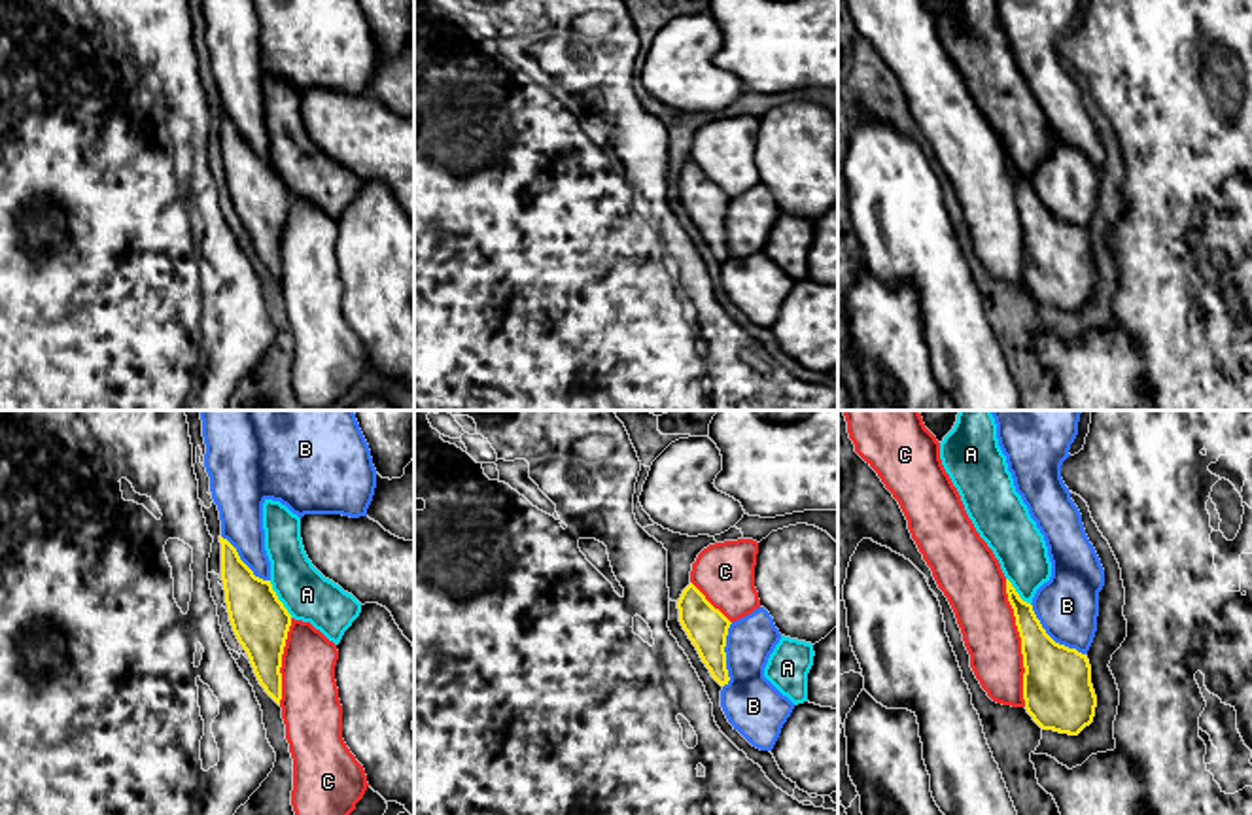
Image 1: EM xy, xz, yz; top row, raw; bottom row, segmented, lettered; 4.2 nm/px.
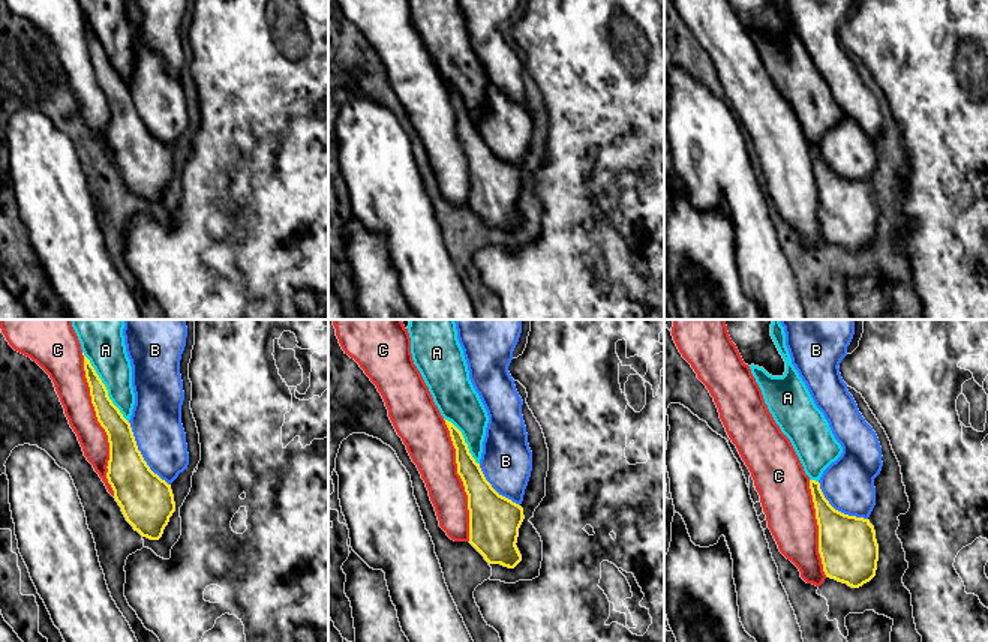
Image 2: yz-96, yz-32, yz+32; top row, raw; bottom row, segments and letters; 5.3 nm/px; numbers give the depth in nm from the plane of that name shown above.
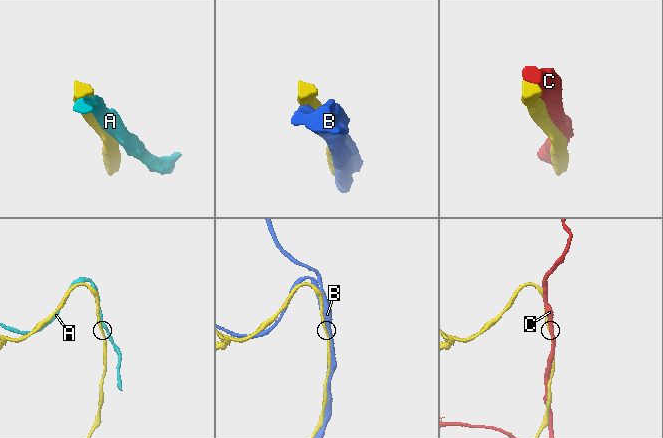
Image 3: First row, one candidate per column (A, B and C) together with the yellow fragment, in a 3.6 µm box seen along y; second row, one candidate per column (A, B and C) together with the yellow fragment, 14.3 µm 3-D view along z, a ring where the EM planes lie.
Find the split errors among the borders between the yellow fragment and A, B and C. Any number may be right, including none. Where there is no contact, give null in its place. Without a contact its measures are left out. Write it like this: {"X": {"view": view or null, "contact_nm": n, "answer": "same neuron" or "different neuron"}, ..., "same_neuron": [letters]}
{"A": {"view": "xy", "contact_nm": 190, "answer": "different neuron"}, "B": {"view": "yz", "contact_nm": 320, "answer": "different neuron"}, "C": {"view": "yz", "contact_nm": 550, "answer": "different neuron"}, "same_neuron": []}

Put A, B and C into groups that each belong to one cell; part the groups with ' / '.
A / B / C

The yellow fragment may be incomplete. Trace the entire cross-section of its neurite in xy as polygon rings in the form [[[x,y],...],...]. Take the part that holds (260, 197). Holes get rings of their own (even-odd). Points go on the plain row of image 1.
[[[221,112],[219,119],[221,157],[233,208],[246,227],[259,261],[280,282],[280,244],[291,191],[278,176],[270,157],[255,153]]]

